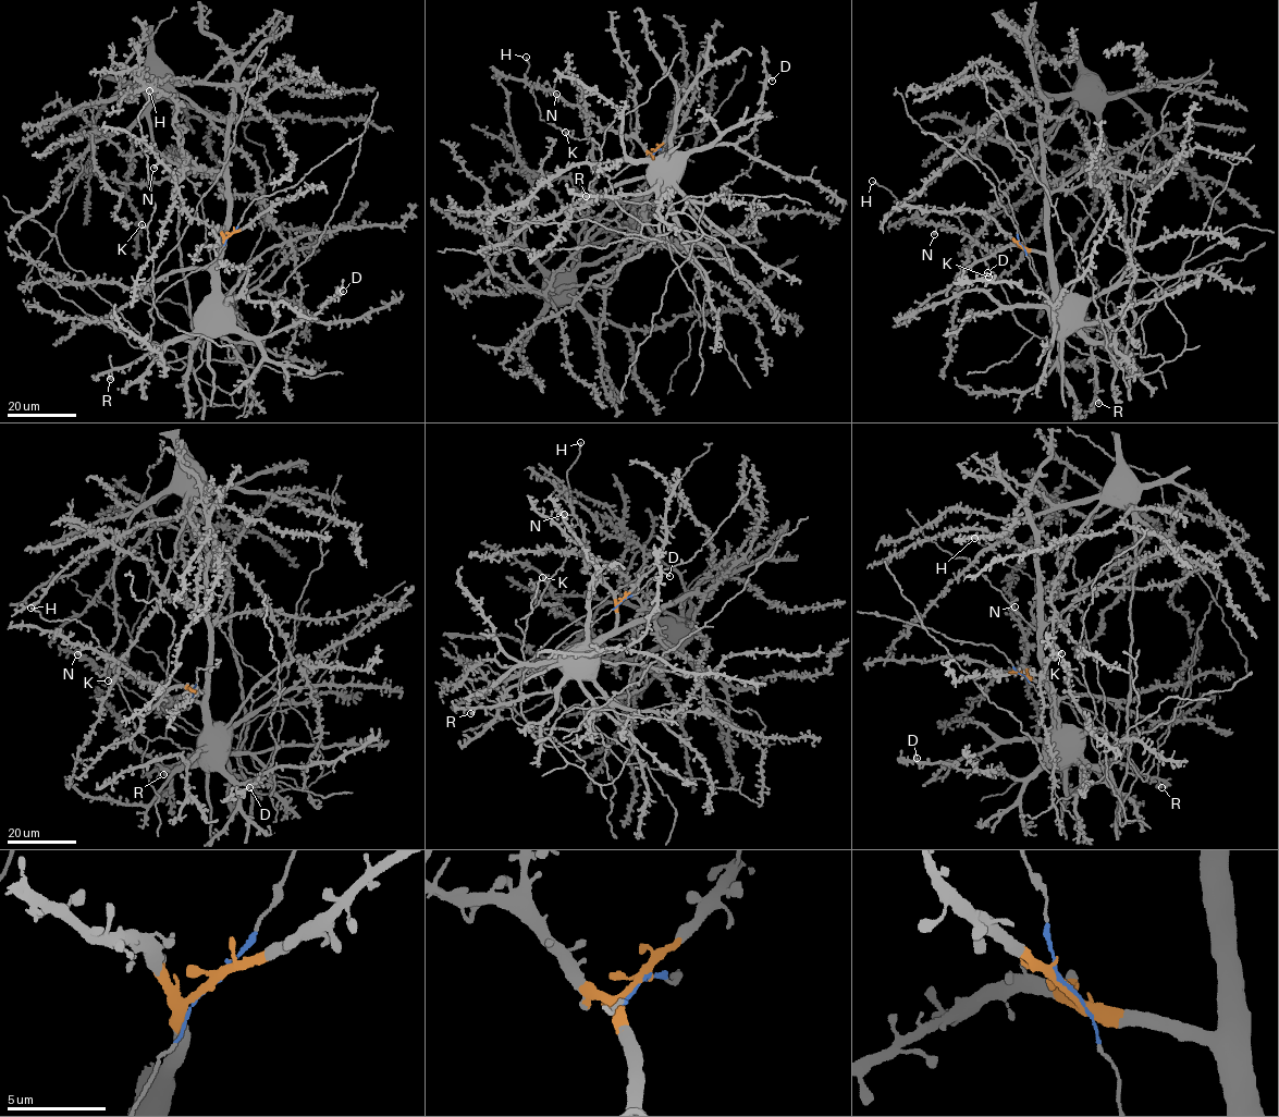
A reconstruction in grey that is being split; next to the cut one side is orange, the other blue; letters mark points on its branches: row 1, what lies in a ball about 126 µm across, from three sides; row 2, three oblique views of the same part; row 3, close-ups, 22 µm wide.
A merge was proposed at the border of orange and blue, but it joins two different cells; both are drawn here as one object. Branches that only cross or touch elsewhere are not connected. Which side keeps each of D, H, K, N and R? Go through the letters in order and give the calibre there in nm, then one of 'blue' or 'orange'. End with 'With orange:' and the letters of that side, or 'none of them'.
D: 360 nm | orange
H: 200 nm | blue
K: 360 nm | blue
N: 480 nm | orange
R: 550 nm | orange
With orange: D, N, R

